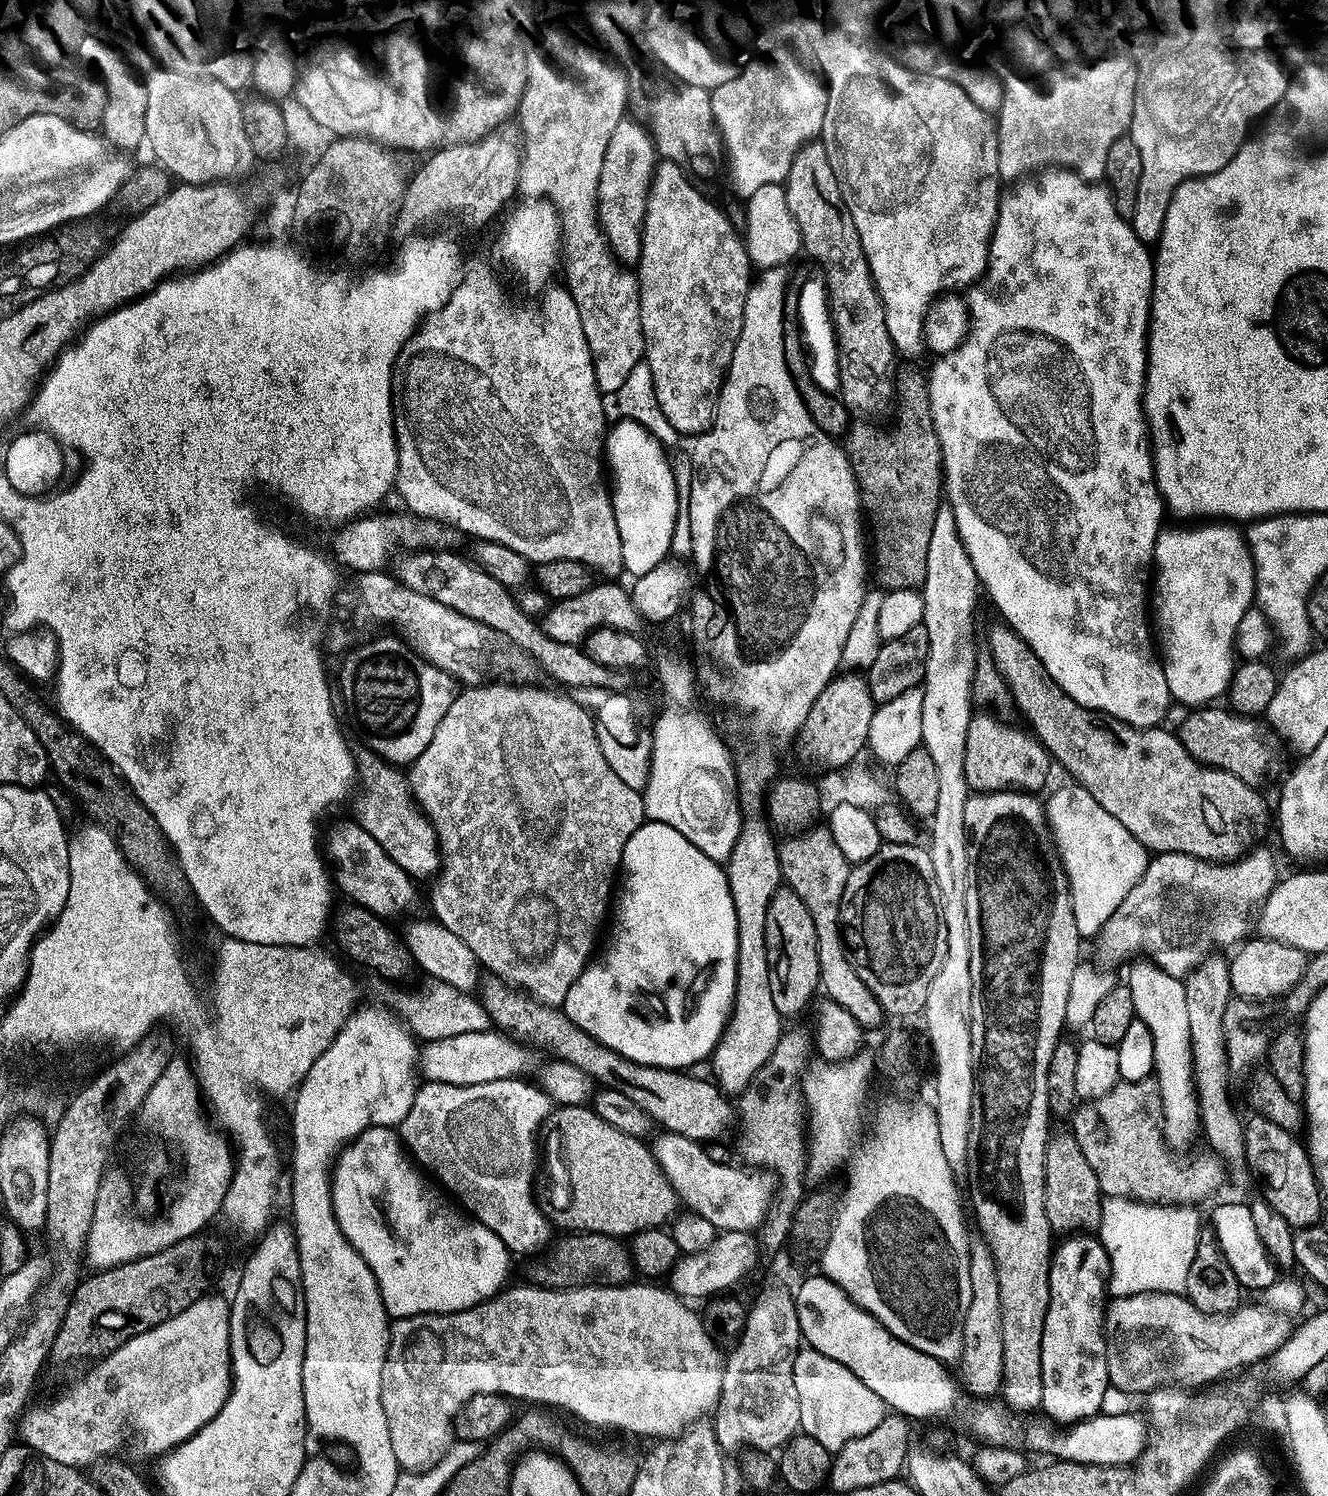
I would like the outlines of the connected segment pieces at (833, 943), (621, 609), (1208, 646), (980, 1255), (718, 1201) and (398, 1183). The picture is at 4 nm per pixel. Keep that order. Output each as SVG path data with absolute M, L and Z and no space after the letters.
M822 826L809 827L799 834L792 834L788 841L779 845L780 849L780 874L783 883L792 888L802 902L806 902L806 908L810 910L810 918L814 918L814 934L818 934L818 966L820 967L820 988L827 999L838 1002L842 1010L850 1010L854 1022L858 1022L861 1029L876 1028L883 1020L886 1020L886 1013L880 1004L880 999L862 982L862 978L852 965L852 957L848 955L846 943L846 932L842 927L842 909L844 907L844 891L848 881L850 863L843 856L841 850L835 845L834 838L829 829Z
M596 582L592 587L574 596L555 601L552 608L540 618L540 625L545 634L560 643L579 647L587 636L601 626L609 628L636 630L642 624L642 617L632 605L629 589L619 588L616 582Z
M1204 522L1199 526L1180 526L1184 528L1172 528L1161 531L1156 542L1156 554L1154 557L1154 595L1151 597L1150 604L1154 609L1154 632L1158 637L1158 648L1162 653L1162 663L1166 682L1168 683L1168 694L1173 701L1180 704L1190 704L1189 706L1208 706L1225 695L1232 681L1234 671L1234 641L1237 639L1239 624L1244 621L1244 615L1248 608L1253 607L1256 595L1256 567L1252 564L1252 553L1249 541L1245 533L1240 532L1239 527L1233 526L1228 522Z
M987 1247L971 1249L971 1300L963 1326L963 1354L960 1370L969 1390L980 1396L996 1393L1003 1385L1004 1347L1002 1346L1001 1302L998 1297L998 1278L992 1254Z
M660 1130L651 1137L650 1147L652 1157L658 1162L658 1166L666 1174L673 1190L681 1201L688 1203L687 1207L696 1212L706 1222L710 1222L721 1233L725 1232L747 1232L751 1233L752 1228L759 1229L765 1223L770 1211L770 1205L774 1199L774 1184L767 1175L756 1170L745 1171L743 1167L736 1168L732 1164L719 1165L714 1162L707 1153L706 1147L699 1140L691 1140L677 1132Z
M395 1127L360 1133L339 1153L330 1175L333 1197L340 1198L351 1184L360 1188L360 1208L337 1207L336 1221L370 1266L389 1317L460 1312L491 1300L505 1287L508 1247L494 1230L465 1215L413 1163Z

